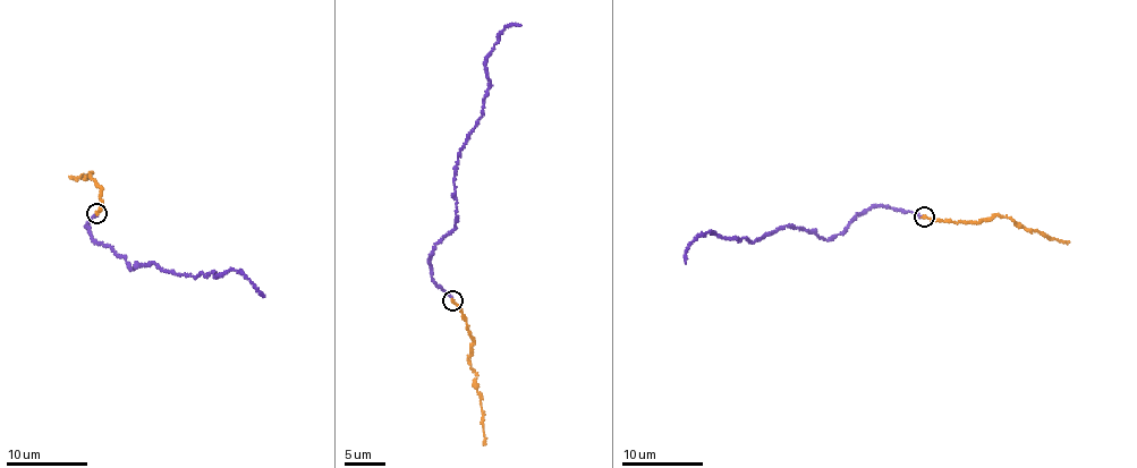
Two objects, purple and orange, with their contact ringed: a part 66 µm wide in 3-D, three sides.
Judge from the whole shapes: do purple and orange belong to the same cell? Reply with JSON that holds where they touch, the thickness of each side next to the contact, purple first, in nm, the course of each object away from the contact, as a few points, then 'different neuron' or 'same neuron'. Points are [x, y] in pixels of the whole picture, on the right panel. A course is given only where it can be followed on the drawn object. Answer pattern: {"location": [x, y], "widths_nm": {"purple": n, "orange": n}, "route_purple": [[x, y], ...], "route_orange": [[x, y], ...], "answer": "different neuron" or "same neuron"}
{"location": [924, 217], "widths_nm": {"purple": 190, "orange": 170}, "route_purple": [[923, 217], [868, 209], [824, 240], [786, 226], [753, 241], [707, 231], [694, 237], [686, 263]], "route_orange": [[923, 217], [978, 223], [997, 215], [1009, 218], [1027, 229], [1069, 241]], "answer": "same neuron"}

